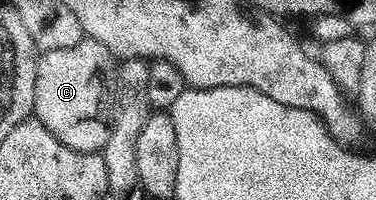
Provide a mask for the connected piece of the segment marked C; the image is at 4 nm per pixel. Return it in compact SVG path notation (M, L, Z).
M86 36L73 44L73 48L45 50L39 54L34 117L38 118L42 126L49 128L49 132L53 132L53 136L57 136L61 144L77 152L94 154L102 151L103 145L109 140L109 126L106 121L99 119L99 105L103 102L103 73L110 62L113 62L113 55L105 48L105 44Z

